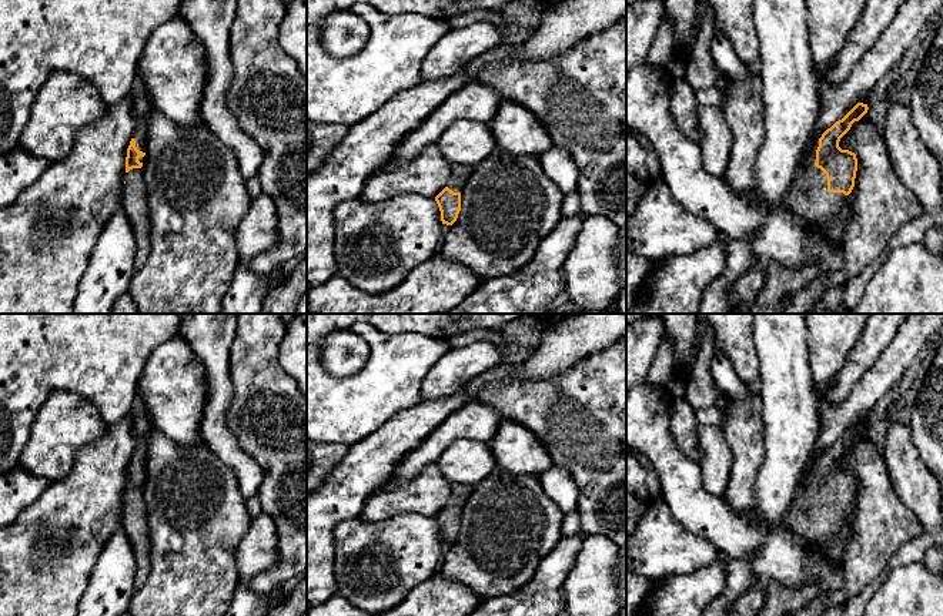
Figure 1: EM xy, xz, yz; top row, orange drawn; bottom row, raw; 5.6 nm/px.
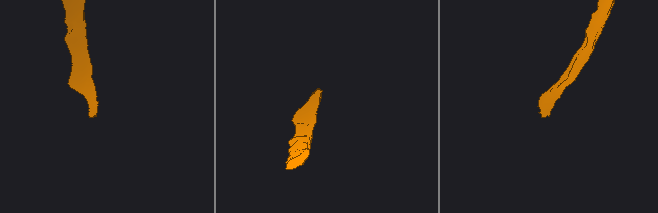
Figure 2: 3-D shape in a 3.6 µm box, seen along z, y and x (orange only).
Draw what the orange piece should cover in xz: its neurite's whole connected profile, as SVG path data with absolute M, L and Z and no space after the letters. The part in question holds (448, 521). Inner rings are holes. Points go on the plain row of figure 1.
M451 483L447 506L435 516L442 543L452 545L461 530L461 510L472 493L474 486Z

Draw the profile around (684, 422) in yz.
M685 398L673 399L671 405L671 433L678 449L690 461L699 463L702 452L698 445L699 421L696 411Z

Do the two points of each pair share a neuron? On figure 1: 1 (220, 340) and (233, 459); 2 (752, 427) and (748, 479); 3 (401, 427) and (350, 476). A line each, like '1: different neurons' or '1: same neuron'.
1: same neuron
2: same neuron
3: same neuron

